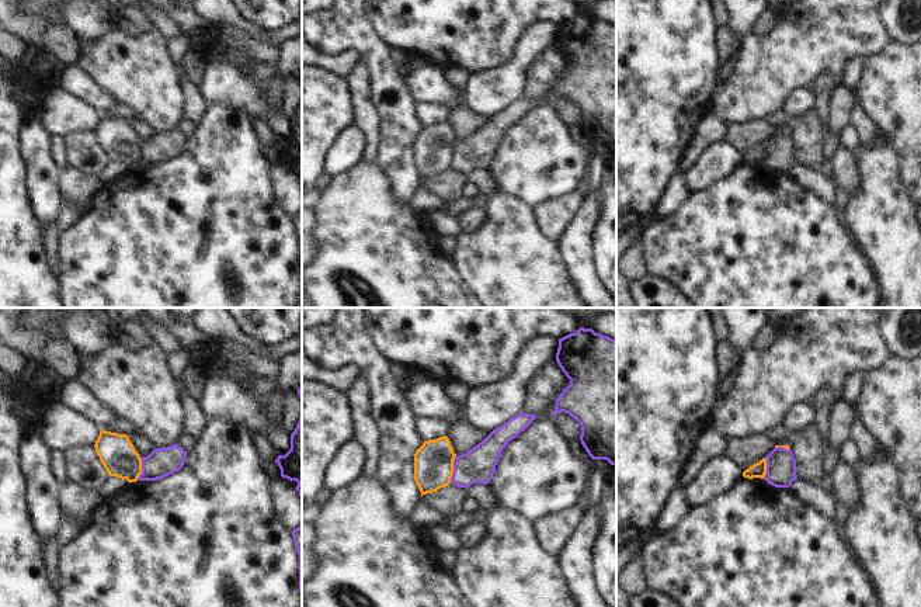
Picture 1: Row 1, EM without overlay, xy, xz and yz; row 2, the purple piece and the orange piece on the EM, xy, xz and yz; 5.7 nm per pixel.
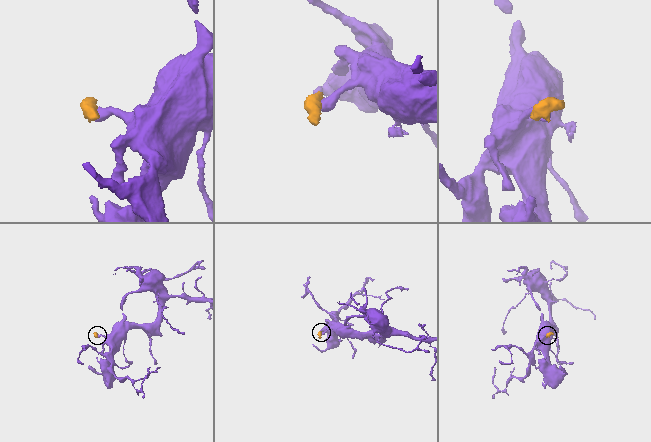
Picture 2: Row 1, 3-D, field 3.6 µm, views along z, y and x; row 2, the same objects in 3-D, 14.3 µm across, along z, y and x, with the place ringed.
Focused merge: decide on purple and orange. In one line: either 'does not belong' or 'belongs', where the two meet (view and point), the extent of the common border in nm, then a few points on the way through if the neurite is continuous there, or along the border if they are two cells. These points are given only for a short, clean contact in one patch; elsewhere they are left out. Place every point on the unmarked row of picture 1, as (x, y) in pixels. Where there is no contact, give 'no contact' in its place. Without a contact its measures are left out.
does not belong; meets purple in xz at (454, 155); contact 160 nm long; border along xz (455, 141), (449, 167)

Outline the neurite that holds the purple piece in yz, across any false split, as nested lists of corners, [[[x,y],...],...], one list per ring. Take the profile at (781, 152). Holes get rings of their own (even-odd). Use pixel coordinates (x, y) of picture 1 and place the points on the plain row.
[[[783,132],[774,133],[767,142],[764,164],[775,173],[789,173],[797,163],[793,138]]]

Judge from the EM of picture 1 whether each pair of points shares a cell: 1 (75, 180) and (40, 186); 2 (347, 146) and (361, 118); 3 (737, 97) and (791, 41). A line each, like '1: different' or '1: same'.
1: different
2: different
3: same

